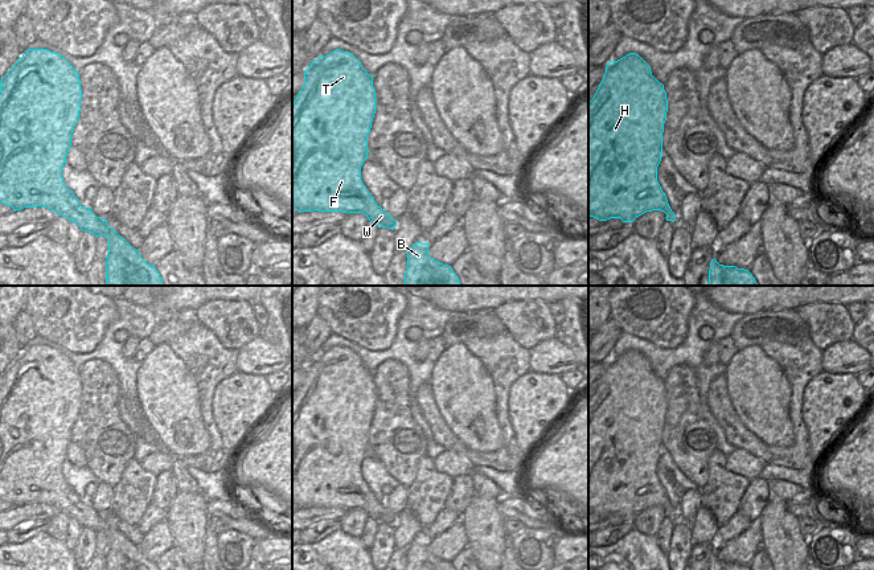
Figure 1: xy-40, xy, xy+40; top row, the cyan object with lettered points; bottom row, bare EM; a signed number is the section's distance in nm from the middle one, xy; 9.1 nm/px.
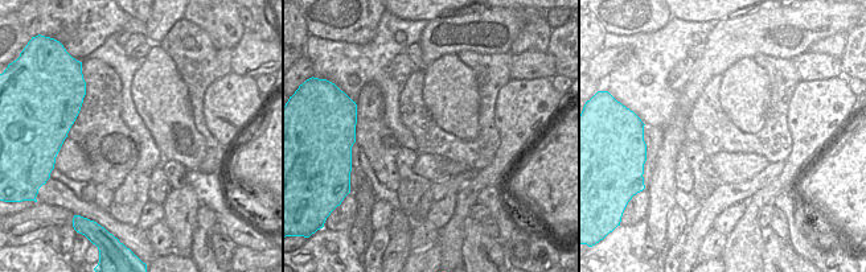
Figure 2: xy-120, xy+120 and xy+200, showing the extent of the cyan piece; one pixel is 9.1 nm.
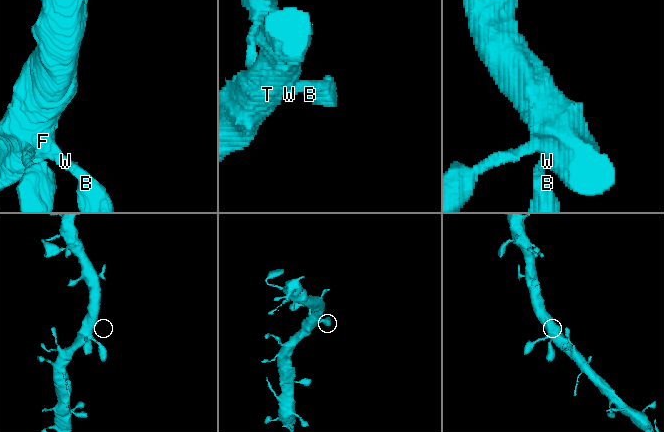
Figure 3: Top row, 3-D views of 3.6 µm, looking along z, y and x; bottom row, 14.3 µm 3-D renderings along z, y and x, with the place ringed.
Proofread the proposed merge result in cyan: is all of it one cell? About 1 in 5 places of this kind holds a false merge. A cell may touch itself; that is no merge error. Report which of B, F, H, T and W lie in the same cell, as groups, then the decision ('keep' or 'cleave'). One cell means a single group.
B F H T W; keep

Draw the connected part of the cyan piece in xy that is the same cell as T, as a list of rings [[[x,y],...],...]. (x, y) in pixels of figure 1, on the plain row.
[[[336,345],[324,353],[319,353],[304,366],[304,381],[292,399],[292,503],[299,508],[341,508],[341,509],[364,509],[368,516],[378,524],[395,525],[397,517],[381,503],[377,501],[361,476],[361,463],[368,455],[368,431],[372,425],[376,410],[376,386],[373,384],[373,372],[368,370],[361,358],[349,348]]]

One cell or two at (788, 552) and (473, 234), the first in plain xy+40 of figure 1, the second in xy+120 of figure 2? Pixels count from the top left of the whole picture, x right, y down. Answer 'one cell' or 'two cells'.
one cell

